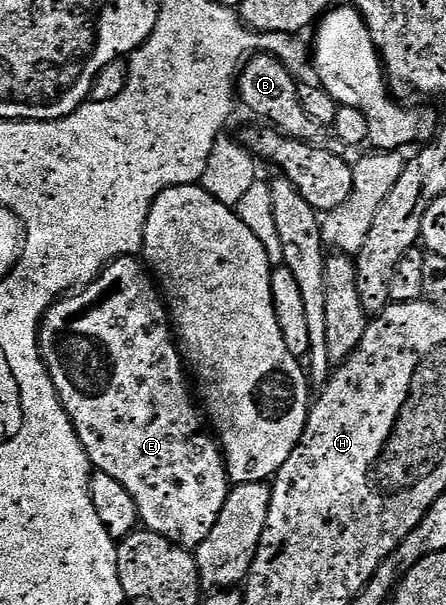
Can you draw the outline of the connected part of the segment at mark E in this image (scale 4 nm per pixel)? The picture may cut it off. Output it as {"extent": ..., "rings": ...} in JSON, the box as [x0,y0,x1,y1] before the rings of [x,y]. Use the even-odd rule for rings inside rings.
{"extent":[60,256,230,551],"rings":[[[135,256],[120,257],[116,261],[111,261],[89,285],[83,286],[71,295],[61,297],[60,302],[64,304],[64,397],[60,402],[90,459],[93,470],[110,475],[110,479],[118,479],[118,483],[122,483],[122,487],[126,487],[126,491],[130,491],[130,499],[134,499],[136,516],[143,528],[170,539],[184,549],[194,551],[214,527],[215,521],[223,509],[223,504],[226,503],[230,482],[217,438],[206,428],[201,410],[194,400],[193,390],[192,393],[188,390],[188,381],[184,378],[186,365],[182,360],[182,354],[174,336],[174,326],[157,282],[150,276],[143,260],[137,259]]]}

